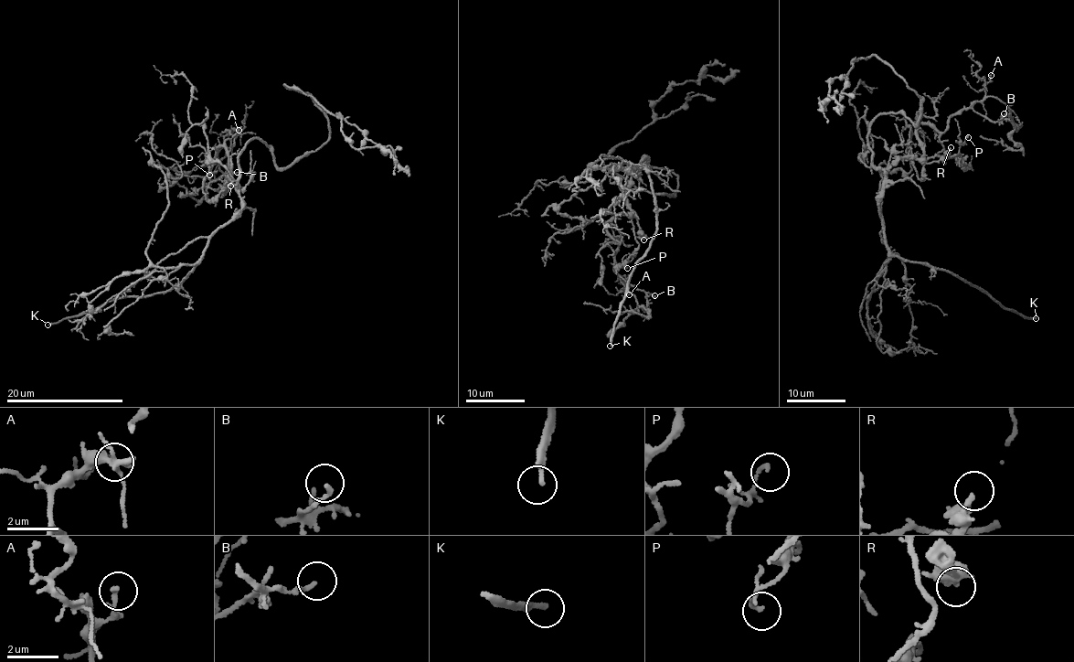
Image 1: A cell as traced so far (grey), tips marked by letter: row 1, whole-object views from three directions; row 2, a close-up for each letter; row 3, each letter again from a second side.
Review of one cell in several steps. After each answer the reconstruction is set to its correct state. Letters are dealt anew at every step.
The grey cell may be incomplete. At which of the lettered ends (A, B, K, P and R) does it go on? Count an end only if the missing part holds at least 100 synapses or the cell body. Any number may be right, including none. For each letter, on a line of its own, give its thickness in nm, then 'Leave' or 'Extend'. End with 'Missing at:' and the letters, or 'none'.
A: Thickness 170 nm. Leave
B: Thickness 140 nm. Leave
K: Thickness 200 nm. Extend
P: Thickness 140 nm. Leave
R: Thickness 220 nm. Extend
Missing at: K, R

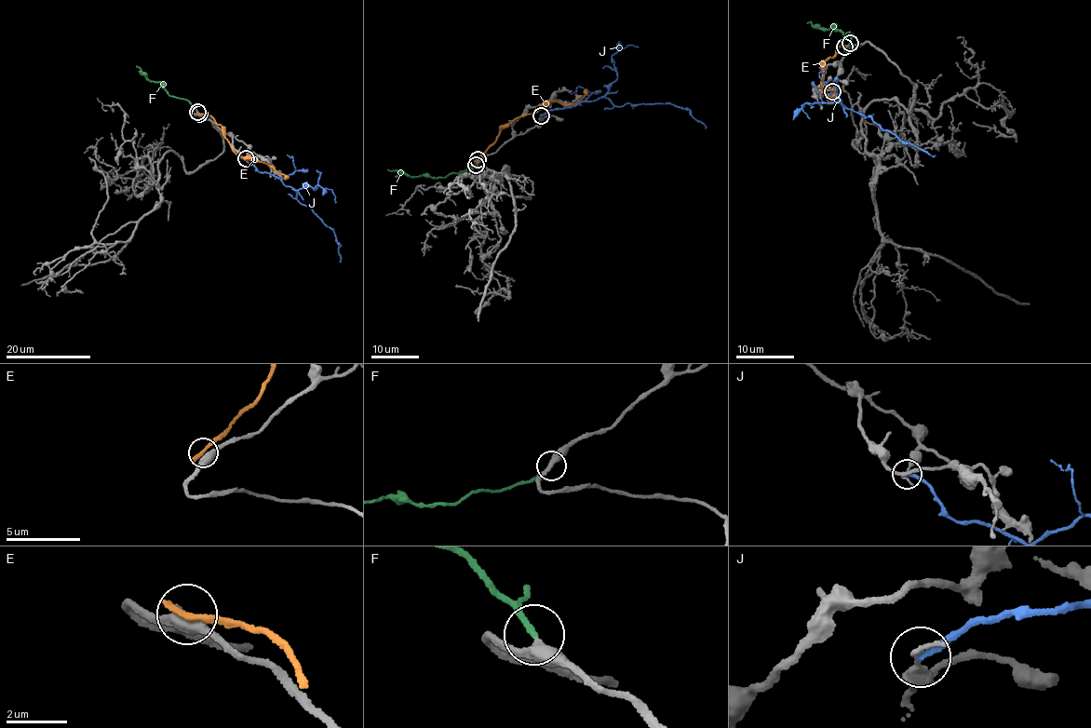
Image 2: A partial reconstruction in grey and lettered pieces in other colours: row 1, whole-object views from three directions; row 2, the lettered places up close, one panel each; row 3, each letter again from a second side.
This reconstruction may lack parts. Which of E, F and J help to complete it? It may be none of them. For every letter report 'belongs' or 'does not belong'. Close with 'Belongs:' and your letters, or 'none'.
E: does not belong
F: belongs
J: does not belong
Belongs: F

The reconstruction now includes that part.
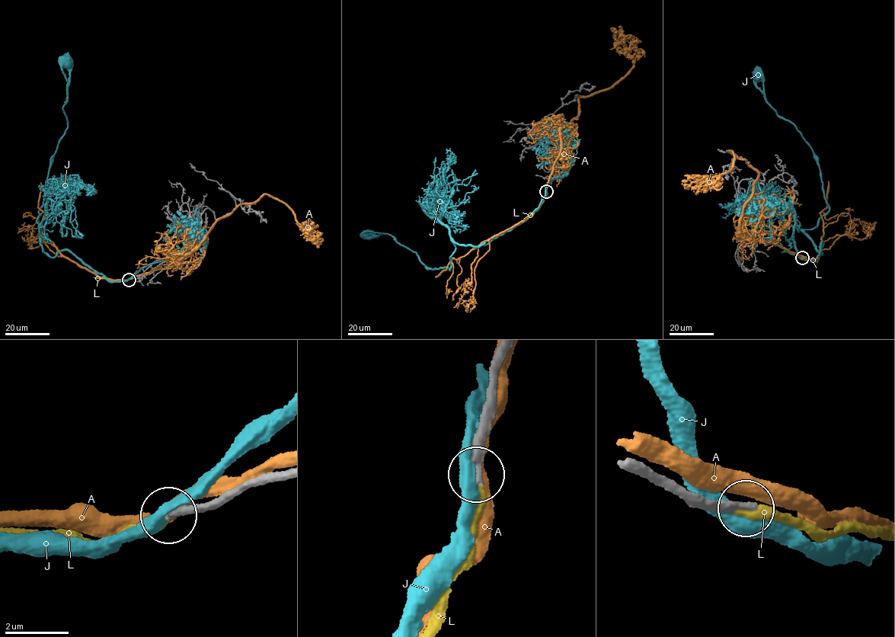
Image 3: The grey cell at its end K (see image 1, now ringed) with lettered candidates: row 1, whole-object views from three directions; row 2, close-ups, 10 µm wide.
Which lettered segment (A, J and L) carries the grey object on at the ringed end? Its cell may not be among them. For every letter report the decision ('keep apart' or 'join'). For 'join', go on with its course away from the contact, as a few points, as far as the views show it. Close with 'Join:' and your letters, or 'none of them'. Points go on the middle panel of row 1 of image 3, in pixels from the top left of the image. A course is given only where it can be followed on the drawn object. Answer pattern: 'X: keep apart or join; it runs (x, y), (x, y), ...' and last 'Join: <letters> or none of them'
A: keep apart
J: keep apart
L: join; it runs (546, 190), (546, 196), (540, 206), (523, 219)
Join: L

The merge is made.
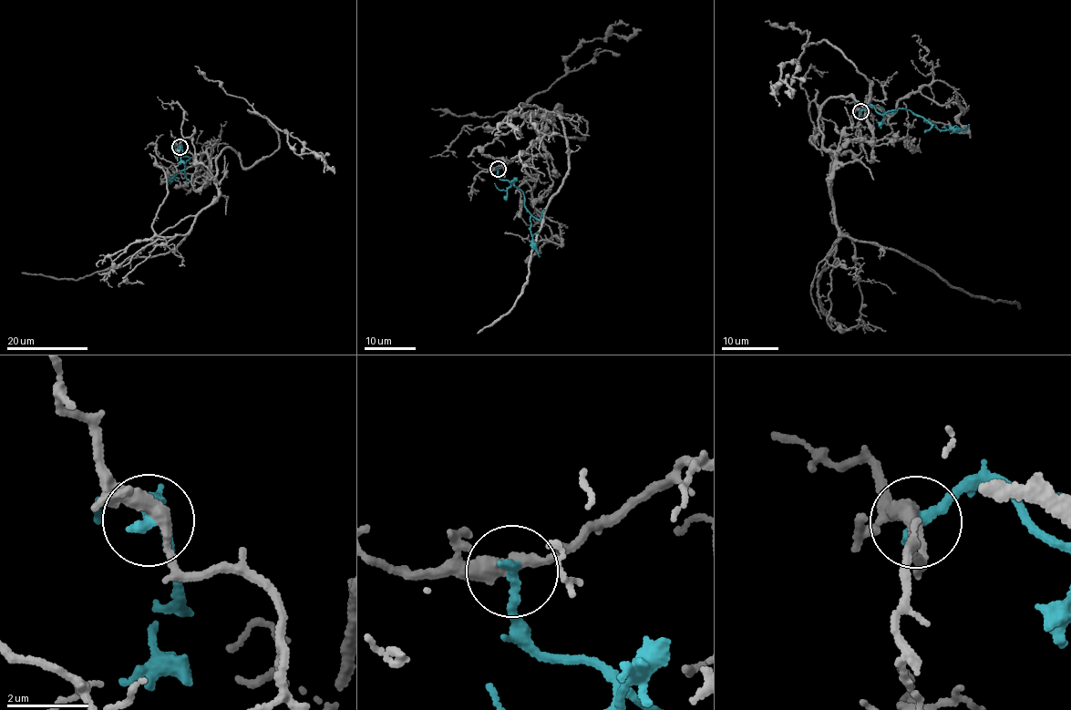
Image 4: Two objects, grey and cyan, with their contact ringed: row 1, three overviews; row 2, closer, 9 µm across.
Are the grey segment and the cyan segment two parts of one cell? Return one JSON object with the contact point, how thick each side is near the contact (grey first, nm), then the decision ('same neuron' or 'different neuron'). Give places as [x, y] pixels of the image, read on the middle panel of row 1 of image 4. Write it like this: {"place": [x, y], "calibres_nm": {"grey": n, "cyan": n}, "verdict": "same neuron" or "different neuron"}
{"place": [498, 169], "calibres_nm": {"grey": 360, "cyan": 280}, "verdict": "different neuron"}

